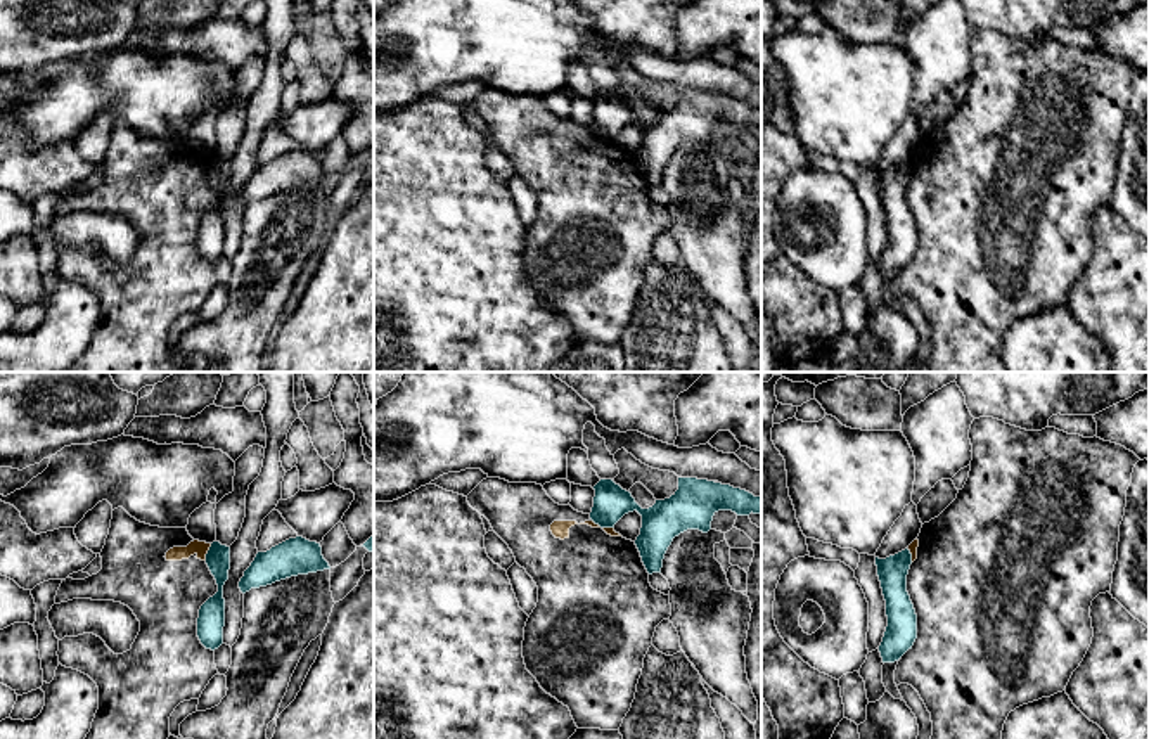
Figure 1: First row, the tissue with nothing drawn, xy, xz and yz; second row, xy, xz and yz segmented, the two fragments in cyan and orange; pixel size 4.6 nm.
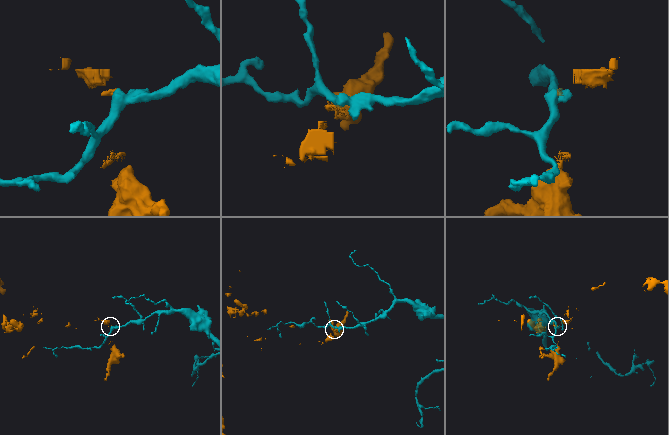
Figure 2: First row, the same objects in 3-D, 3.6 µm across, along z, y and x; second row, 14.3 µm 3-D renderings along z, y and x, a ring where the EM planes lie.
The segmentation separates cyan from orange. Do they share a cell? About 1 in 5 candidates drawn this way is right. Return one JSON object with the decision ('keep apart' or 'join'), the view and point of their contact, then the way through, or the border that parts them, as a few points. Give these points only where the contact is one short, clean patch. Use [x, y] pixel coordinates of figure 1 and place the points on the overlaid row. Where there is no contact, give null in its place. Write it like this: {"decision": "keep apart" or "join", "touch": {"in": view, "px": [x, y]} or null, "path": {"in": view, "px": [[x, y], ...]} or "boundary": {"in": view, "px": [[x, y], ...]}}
{"decision": "keep apart", "touch": {"in": "xy", "px": [208, 552]}, "boundary": {"in": "xy", "px": [[211, 544], [205, 559]]}}

